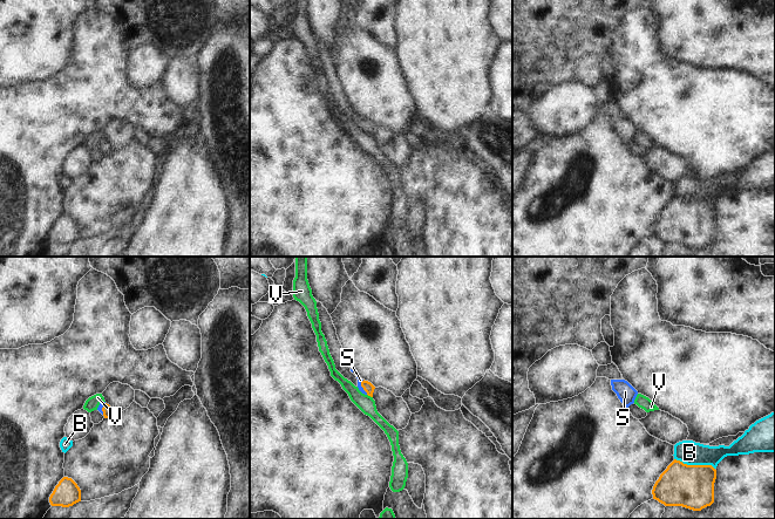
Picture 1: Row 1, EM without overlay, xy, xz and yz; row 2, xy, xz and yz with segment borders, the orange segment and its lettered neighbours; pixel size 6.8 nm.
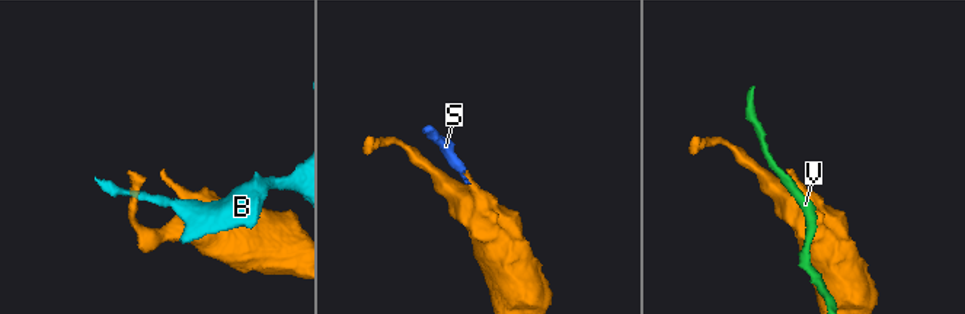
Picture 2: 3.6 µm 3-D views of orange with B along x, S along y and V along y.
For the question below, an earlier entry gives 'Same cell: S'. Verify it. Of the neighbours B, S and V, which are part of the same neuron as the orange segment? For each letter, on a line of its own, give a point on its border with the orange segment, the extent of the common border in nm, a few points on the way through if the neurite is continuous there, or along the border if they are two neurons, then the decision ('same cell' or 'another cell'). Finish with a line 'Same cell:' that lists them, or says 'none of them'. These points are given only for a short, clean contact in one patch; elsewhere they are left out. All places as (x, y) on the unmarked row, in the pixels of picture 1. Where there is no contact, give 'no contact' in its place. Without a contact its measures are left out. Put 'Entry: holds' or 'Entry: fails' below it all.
B: contact yz (694, 203); length 280 nm; another cell
S: contact xz (361, 123); length 110 nm; way xz (368, 124), (361, 123), (360, 117); same cell
V: contact xz (369, 132); length 50 nm; another cell
Same cell: S
Entry: holds

